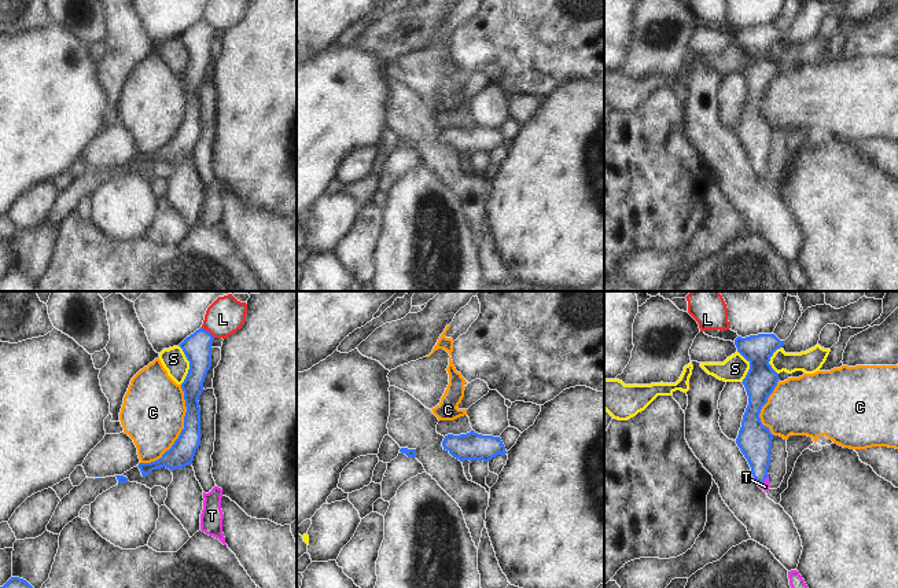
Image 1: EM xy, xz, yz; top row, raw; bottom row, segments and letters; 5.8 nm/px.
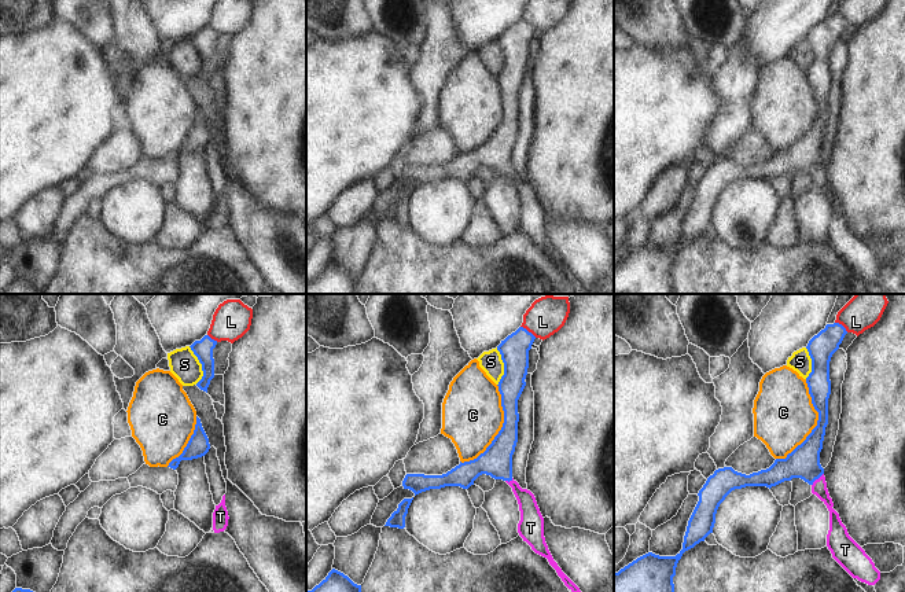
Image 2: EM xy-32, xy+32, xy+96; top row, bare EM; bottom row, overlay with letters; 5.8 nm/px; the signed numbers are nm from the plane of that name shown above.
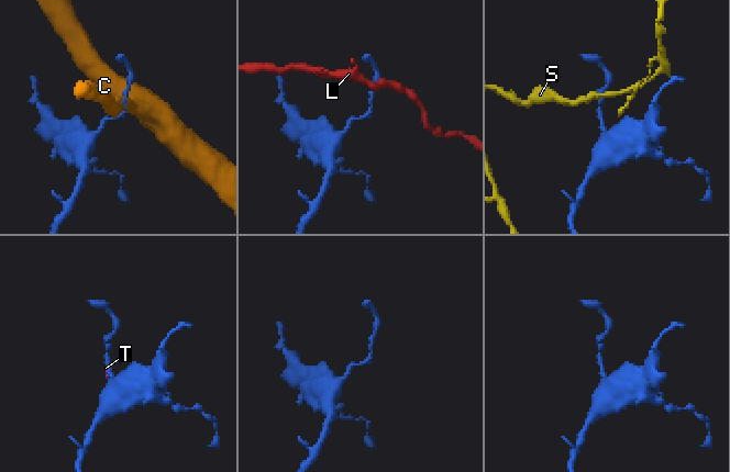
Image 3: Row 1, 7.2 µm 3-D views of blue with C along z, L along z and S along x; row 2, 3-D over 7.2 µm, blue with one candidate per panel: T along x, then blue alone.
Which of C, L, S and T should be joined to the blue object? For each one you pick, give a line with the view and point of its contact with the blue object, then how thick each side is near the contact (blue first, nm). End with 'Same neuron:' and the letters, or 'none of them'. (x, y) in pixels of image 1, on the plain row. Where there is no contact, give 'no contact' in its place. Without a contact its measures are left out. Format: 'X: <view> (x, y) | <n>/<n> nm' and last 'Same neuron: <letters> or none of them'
T: yz (764, 173) | 200/50 nm
Same neuron: T

